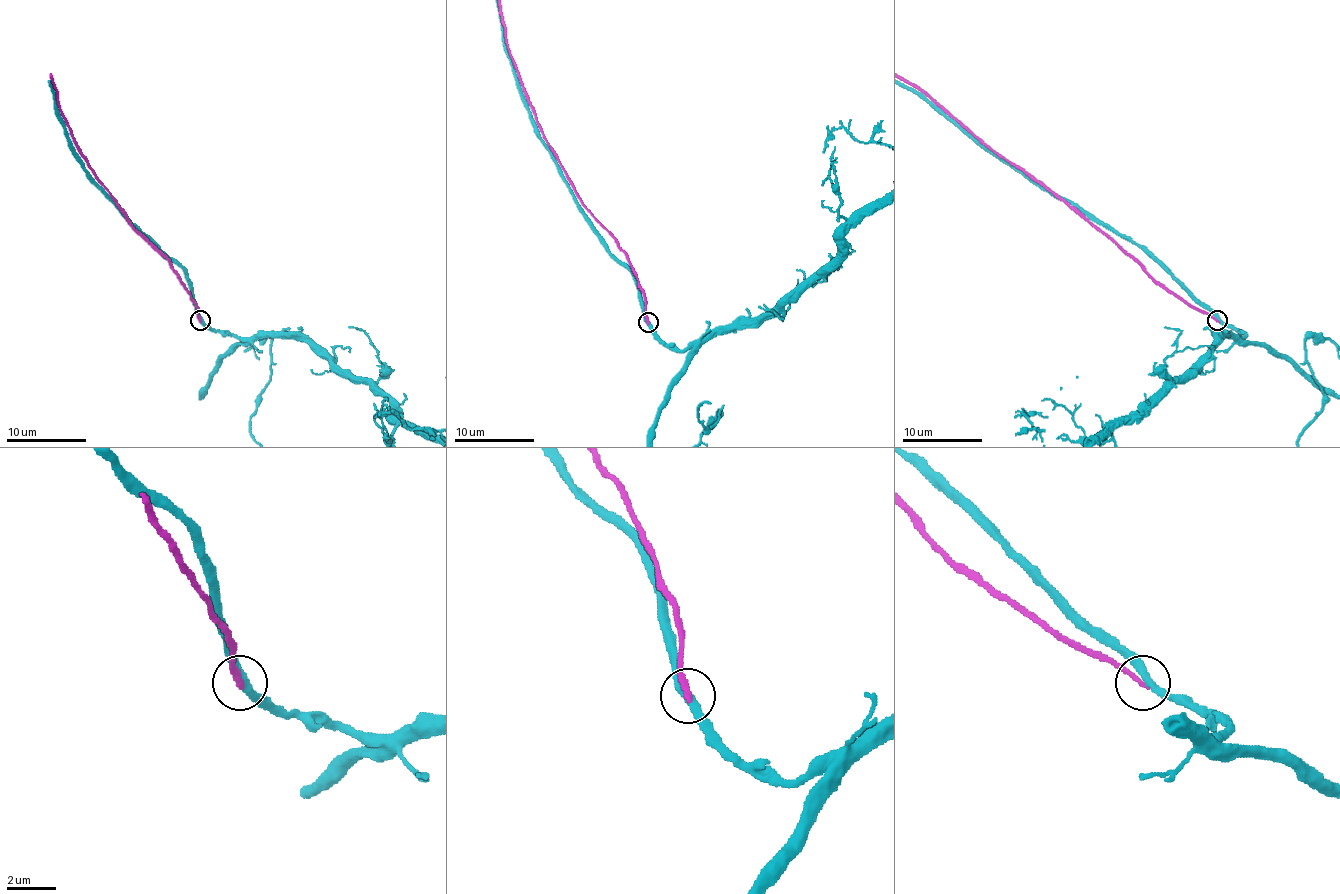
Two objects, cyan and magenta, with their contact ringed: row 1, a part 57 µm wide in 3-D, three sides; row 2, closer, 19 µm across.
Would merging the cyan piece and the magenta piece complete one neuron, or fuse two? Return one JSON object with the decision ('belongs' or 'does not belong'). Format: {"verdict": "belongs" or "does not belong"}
{"verdict": "does not belong"}

